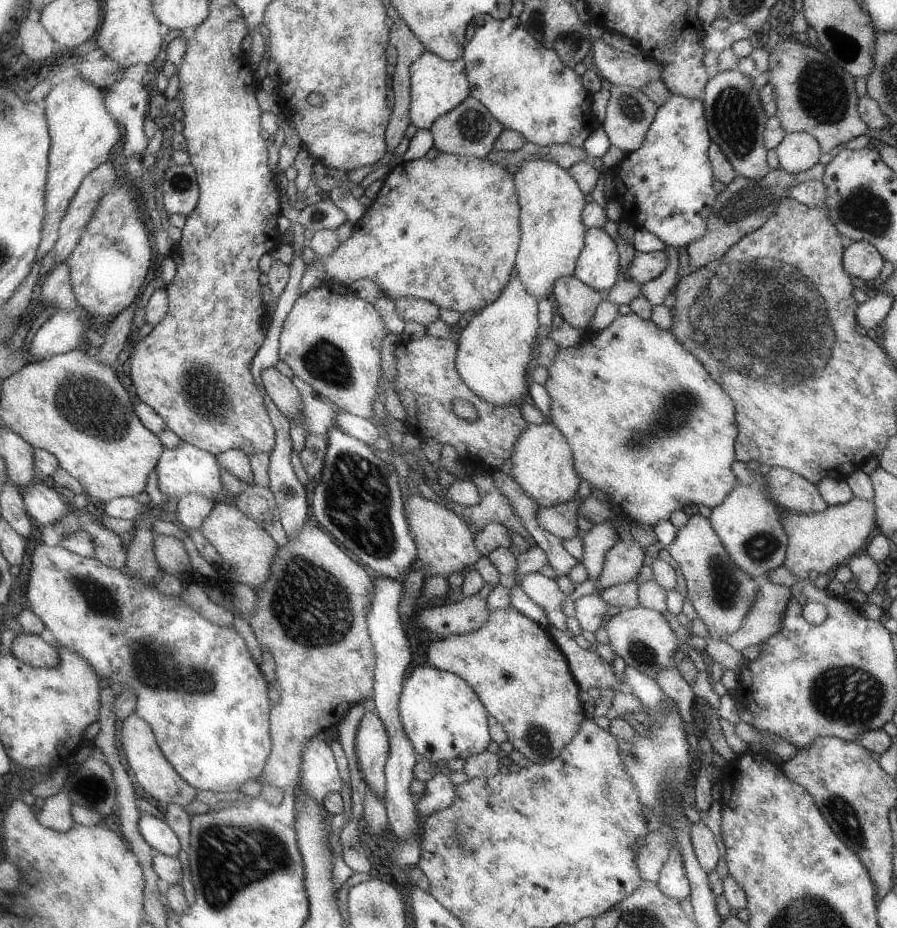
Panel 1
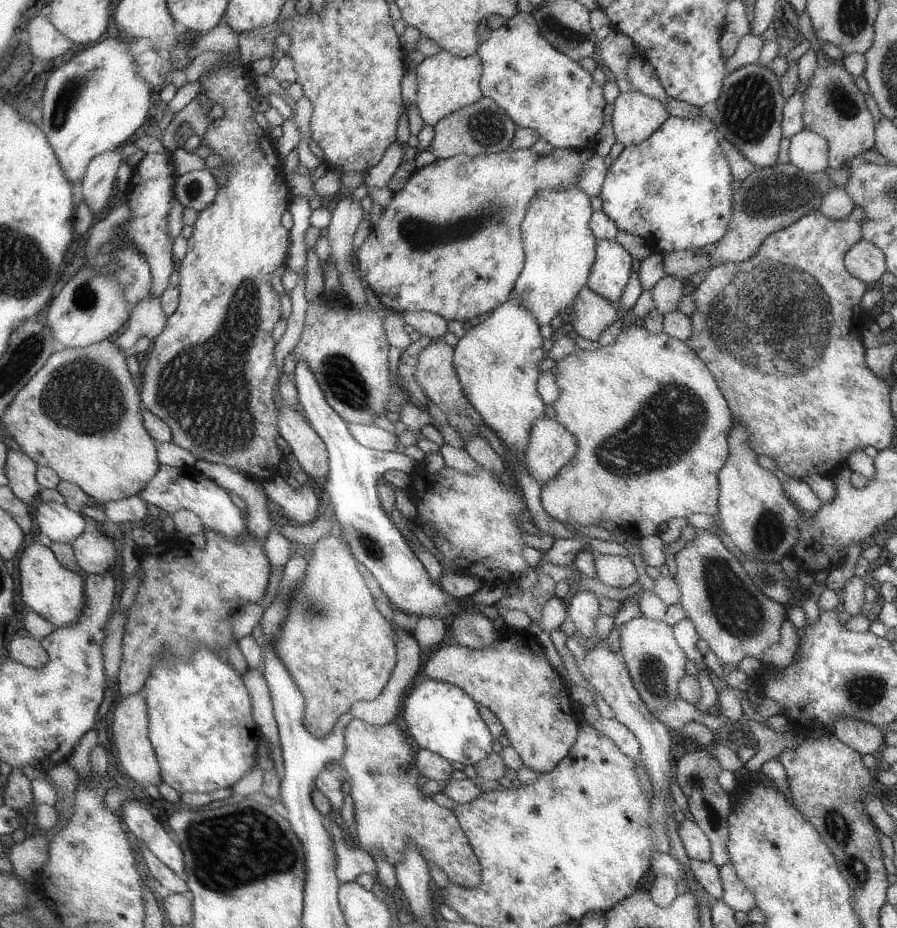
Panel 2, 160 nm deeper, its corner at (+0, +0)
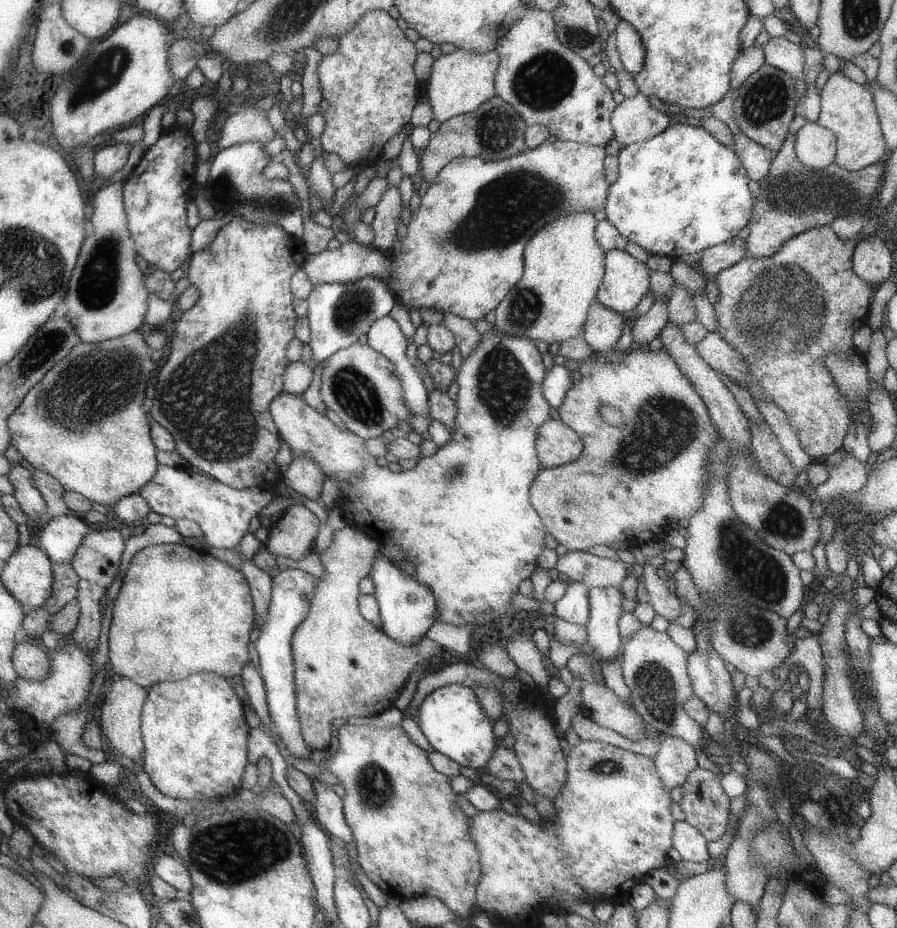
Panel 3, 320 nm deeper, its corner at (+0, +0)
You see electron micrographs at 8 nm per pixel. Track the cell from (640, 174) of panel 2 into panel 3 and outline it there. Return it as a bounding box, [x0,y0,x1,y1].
[603,124,754,260]

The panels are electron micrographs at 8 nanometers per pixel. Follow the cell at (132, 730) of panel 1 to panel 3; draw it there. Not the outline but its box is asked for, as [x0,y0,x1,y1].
[101,674,150,760]

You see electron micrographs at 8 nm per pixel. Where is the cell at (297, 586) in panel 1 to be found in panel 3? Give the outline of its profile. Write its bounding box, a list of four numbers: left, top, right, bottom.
[293,524,444,751]

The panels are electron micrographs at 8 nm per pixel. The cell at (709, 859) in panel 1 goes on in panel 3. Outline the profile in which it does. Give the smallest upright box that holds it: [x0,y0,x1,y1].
[674,821,709,864]

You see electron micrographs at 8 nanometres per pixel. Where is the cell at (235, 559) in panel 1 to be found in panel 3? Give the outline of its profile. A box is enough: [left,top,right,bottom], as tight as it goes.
[109,543,255,690]

